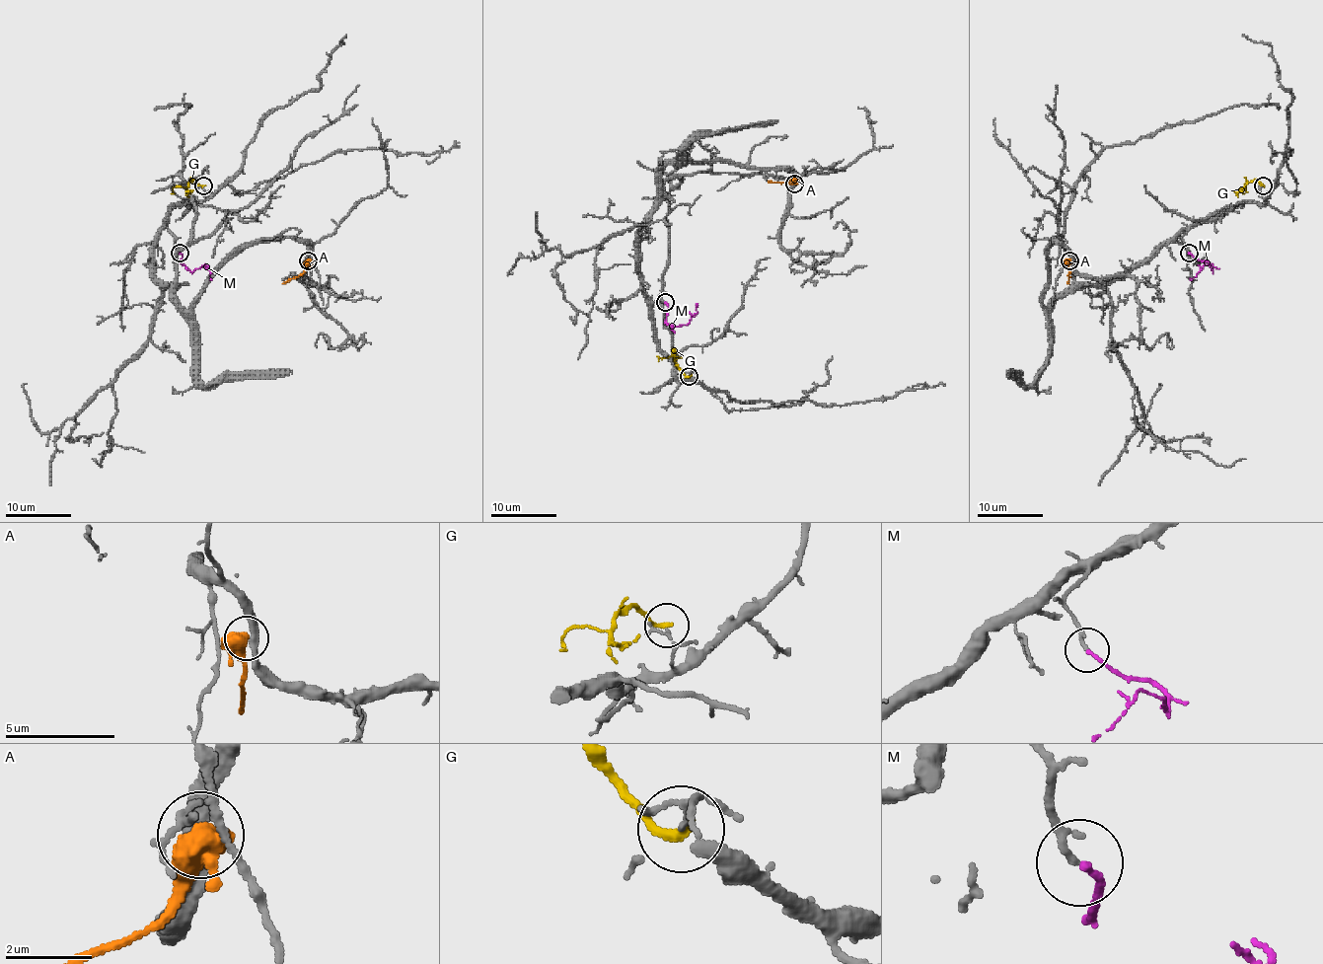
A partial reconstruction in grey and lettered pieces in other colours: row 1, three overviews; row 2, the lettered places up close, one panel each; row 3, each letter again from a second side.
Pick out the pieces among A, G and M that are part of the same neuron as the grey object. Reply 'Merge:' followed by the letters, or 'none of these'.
Merge: M

